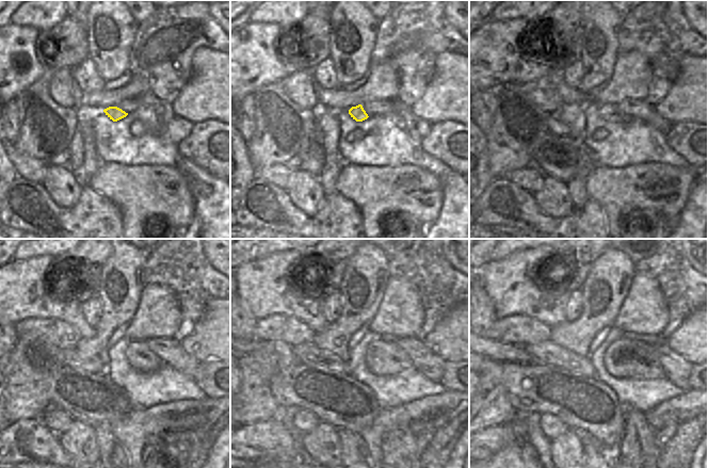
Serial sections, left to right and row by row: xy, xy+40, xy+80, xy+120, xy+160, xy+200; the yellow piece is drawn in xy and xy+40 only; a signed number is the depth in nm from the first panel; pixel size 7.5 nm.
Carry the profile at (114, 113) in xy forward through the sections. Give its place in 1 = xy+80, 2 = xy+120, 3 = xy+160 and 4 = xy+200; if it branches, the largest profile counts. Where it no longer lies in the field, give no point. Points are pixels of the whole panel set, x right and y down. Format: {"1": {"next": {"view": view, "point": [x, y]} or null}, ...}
{"1": {"next": {"view": "xy+80", "point": [608, 112]}}, "2": {"next": {"view": "xy+120", "point": [138, 354]}}, "3": {"next": {"view": "xy+160", "point": [383, 357]}}, "4": {"next": {"view": "xy+200", "point": [624, 357]}}}

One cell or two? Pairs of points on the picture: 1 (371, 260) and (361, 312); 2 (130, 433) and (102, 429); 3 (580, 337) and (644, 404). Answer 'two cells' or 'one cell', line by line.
1: one cell
2: two cells
3: two cells

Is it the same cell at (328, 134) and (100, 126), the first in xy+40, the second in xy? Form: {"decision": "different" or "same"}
{"decision": "different"}

